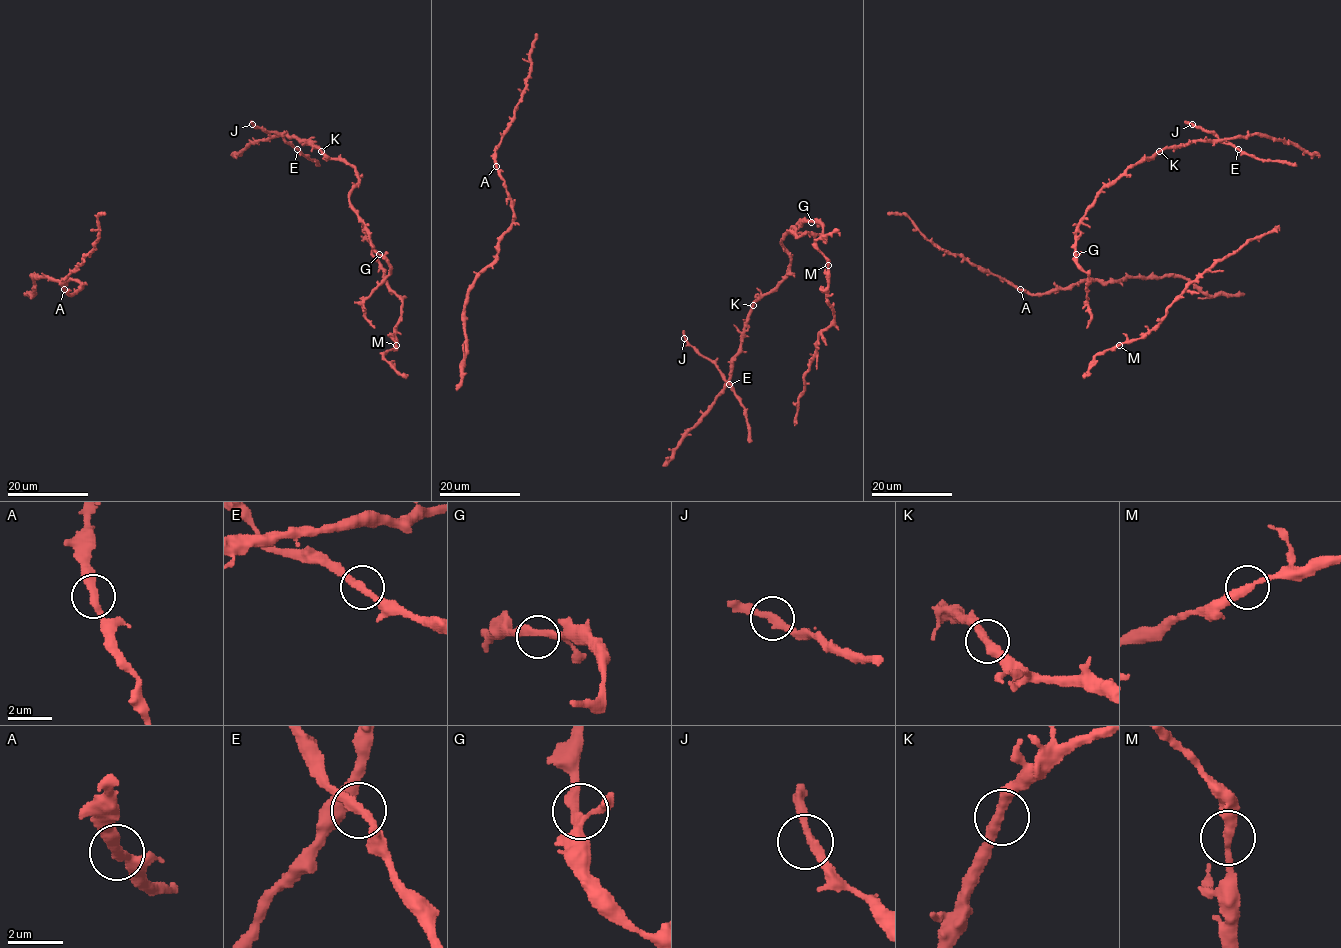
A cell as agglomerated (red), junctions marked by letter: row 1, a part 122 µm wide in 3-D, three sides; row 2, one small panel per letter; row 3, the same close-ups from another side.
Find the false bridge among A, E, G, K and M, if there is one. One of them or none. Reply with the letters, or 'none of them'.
none of them

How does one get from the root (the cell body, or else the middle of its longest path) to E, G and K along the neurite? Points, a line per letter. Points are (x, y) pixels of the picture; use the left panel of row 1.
E: (308, 140), (296, 138), (291, 141), (297, 148)
G: (308, 140), (324, 154), (339, 158), (355, 169), (358, 183), (351, 189), (349, 205), (379, 254)
K: (308, 140), (321, 151)

